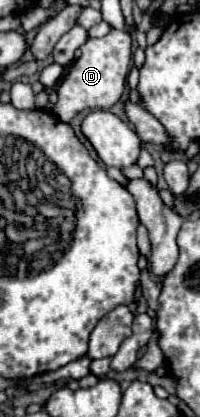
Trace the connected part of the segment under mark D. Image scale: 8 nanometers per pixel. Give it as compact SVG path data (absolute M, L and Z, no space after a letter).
M111 30L103 38L89 38L81 56L69 66L65 78L61 80L57 94L59 100L53 112L63 122L71 122L81 110L109 110L125 92L127 74L131 68L131 34L123 30Z

